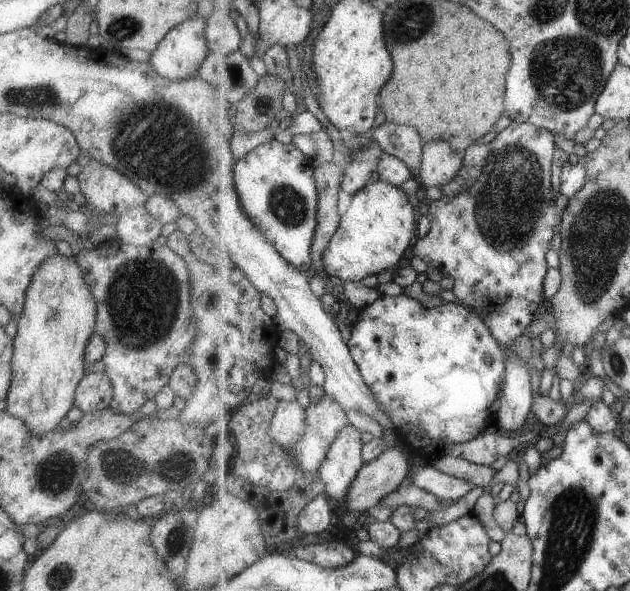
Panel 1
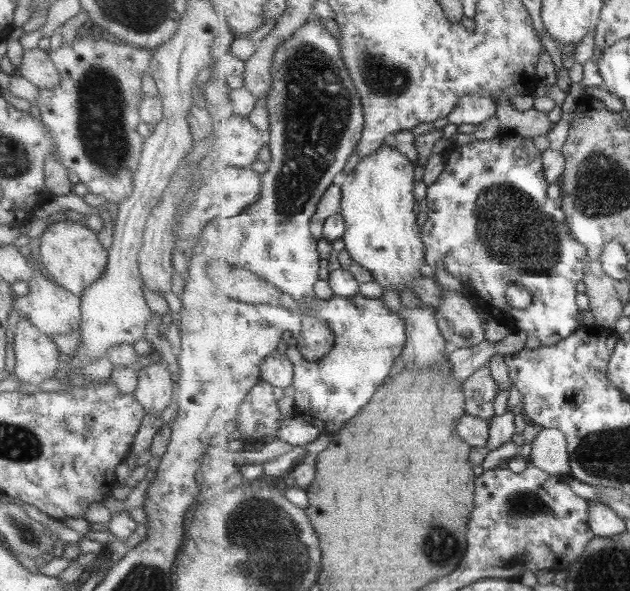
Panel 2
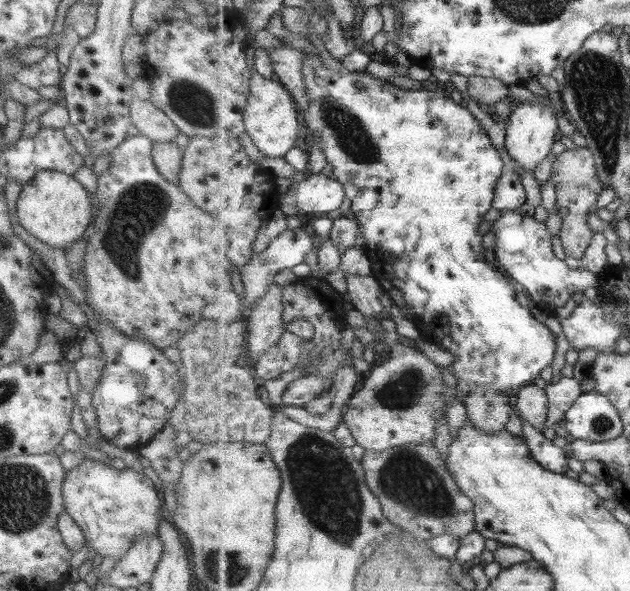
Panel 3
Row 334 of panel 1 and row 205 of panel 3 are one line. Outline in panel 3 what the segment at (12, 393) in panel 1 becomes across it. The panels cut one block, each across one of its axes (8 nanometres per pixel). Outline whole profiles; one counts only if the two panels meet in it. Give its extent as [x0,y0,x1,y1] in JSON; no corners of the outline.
[16,170,93,250]

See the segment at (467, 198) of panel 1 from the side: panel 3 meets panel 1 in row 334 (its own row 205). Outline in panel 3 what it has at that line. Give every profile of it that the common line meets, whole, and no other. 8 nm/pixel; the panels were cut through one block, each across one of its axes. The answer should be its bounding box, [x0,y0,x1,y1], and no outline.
[490,166,597,315]

